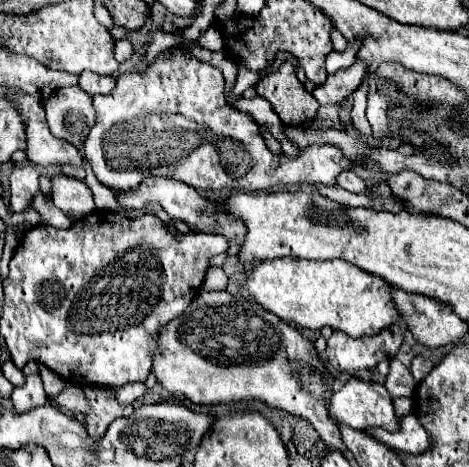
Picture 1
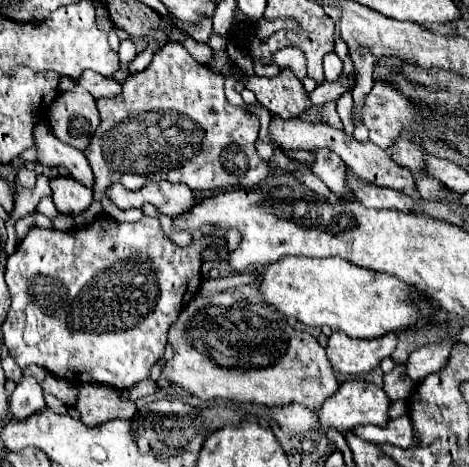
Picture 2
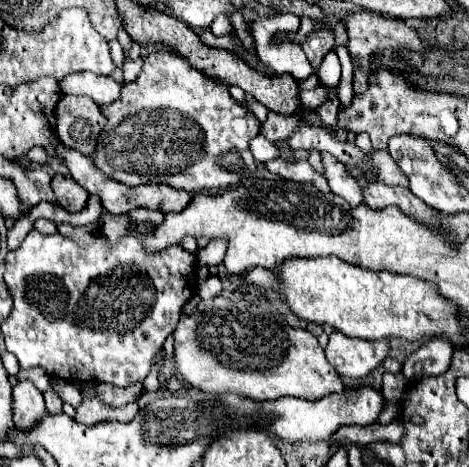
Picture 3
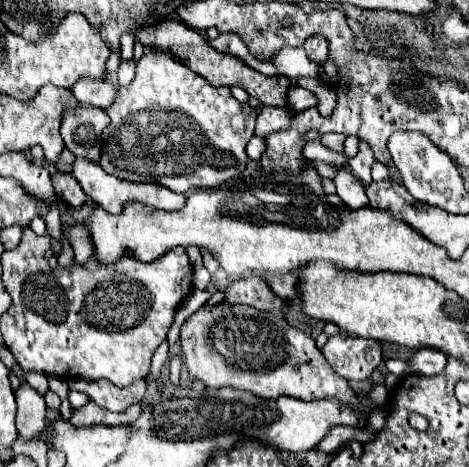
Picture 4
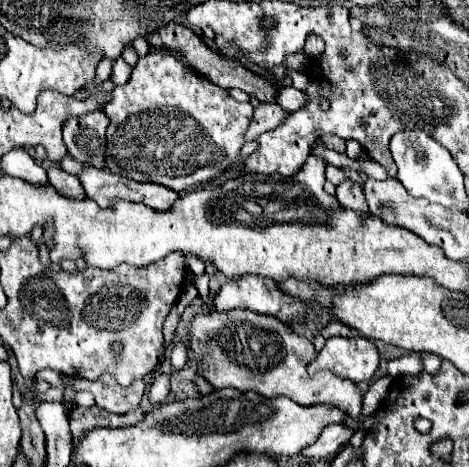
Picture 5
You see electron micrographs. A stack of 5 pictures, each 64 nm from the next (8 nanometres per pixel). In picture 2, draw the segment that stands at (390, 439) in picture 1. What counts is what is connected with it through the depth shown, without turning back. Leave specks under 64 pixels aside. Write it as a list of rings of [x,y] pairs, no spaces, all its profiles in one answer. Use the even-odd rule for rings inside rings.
[[[408,416],[390,420],[388,426],[358,426],[358,428],[352,428],[350,432],[372,444],[388,442],[388,444],[400,446],[400,448],[410,448],[416,444],[412,422]]]

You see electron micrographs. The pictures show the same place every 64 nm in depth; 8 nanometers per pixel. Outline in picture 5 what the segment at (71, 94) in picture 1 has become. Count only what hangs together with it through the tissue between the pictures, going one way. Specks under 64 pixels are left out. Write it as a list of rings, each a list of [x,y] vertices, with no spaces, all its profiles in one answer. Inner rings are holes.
[[[102,110],[72,118],[64,124],[64,144],[68,154],[80,164],[106,168],[106,128],[110,120]]]

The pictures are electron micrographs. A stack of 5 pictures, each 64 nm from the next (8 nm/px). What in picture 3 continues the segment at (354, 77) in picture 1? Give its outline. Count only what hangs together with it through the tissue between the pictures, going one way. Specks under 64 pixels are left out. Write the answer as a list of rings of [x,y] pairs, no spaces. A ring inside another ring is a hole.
[[[318,86],[314,90],[300,90],[298,92],[298,98],[300,98],[300,108],[306,110],[306,108],[312,108],[316,110],[324,100],[326,100],[326,94],[328,90],[324,86]]]

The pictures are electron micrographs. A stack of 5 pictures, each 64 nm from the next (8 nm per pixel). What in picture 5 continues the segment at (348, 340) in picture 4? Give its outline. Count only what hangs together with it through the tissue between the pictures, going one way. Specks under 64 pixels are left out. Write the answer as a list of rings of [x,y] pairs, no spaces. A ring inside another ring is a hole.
[[[334,336],[326,340],[326,346],[318,352],[312,364],[316,370],[330,370],[340,378],[364,382],[374,376],[378,362],[378,350],[368,338]]]

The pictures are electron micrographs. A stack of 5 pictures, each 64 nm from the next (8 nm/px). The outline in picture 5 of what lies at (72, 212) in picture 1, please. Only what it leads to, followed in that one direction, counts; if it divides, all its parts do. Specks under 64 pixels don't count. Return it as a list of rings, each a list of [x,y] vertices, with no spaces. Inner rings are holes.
[[[50,166],[46,170],[48,174],[48,182],[56,188],[56,192],[68,196],[68,198],[74,198],[74,200],[82,200],[86,198],[84,194],[84,188],[80,184],[80,180],[68,172],[64,172],[60,166]]]

